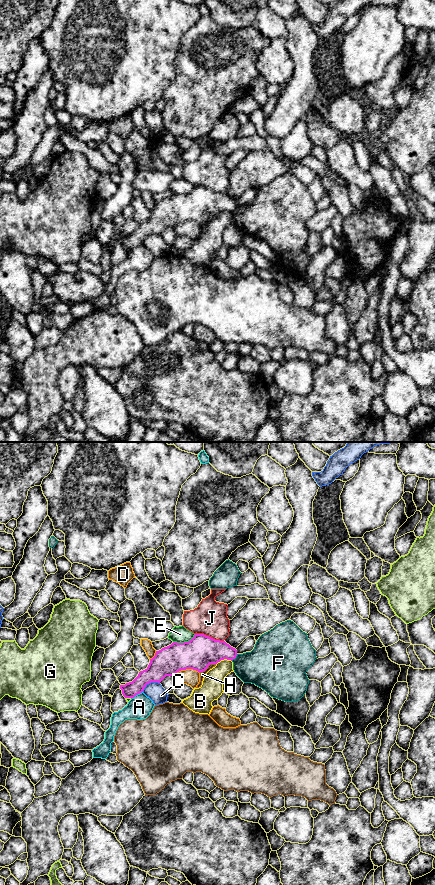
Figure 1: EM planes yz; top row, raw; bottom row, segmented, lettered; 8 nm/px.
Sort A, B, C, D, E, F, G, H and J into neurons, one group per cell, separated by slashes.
A / B / C / D / E / F / G / H / J

